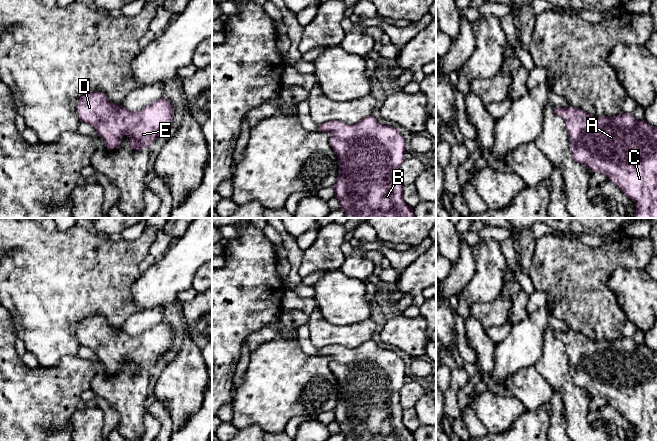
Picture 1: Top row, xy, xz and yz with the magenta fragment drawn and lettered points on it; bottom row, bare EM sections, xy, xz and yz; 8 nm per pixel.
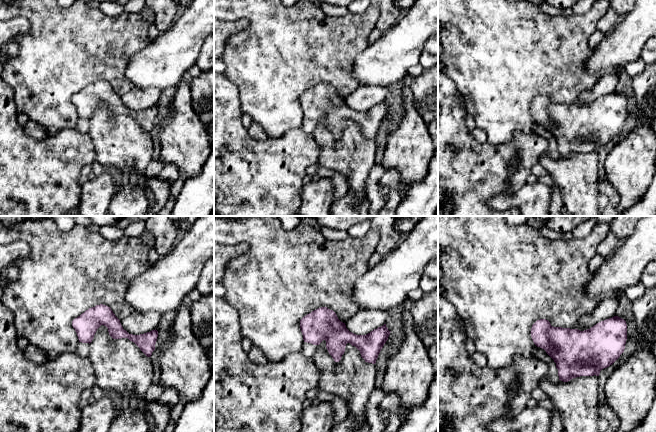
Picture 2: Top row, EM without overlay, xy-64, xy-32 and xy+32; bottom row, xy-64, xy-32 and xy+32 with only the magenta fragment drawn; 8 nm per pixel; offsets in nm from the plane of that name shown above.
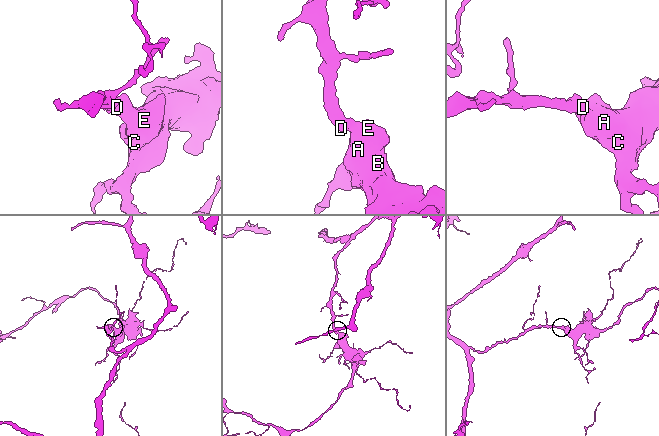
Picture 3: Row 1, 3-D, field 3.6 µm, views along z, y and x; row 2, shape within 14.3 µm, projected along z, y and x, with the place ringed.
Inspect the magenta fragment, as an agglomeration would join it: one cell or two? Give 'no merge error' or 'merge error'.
no merge error

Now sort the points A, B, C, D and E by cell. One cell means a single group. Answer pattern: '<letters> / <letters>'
A B C D E

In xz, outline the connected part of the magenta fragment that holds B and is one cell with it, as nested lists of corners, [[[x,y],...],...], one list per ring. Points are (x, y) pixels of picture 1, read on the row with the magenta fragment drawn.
[[[370,115],[354,125],[328,121],[319,125],[319,131],[332,133],[329,143],[339,161],[338,177],[332,187],[335,197],[339,200],[339,208],[344,210],[346,218],[415,218],[413,209],[403,200],[399,166],[405,160],[407,145],[397,128],[383,125]]]

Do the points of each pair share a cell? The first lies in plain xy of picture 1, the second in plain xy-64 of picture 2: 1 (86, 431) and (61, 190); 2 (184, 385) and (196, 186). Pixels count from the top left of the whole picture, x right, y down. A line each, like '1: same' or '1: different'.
1: different
2: different

